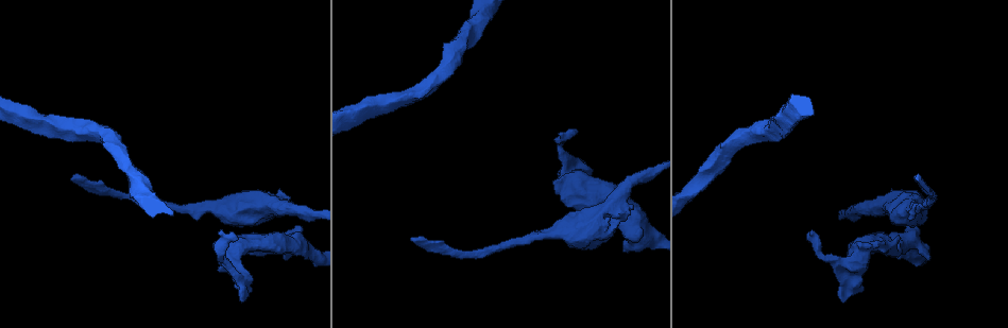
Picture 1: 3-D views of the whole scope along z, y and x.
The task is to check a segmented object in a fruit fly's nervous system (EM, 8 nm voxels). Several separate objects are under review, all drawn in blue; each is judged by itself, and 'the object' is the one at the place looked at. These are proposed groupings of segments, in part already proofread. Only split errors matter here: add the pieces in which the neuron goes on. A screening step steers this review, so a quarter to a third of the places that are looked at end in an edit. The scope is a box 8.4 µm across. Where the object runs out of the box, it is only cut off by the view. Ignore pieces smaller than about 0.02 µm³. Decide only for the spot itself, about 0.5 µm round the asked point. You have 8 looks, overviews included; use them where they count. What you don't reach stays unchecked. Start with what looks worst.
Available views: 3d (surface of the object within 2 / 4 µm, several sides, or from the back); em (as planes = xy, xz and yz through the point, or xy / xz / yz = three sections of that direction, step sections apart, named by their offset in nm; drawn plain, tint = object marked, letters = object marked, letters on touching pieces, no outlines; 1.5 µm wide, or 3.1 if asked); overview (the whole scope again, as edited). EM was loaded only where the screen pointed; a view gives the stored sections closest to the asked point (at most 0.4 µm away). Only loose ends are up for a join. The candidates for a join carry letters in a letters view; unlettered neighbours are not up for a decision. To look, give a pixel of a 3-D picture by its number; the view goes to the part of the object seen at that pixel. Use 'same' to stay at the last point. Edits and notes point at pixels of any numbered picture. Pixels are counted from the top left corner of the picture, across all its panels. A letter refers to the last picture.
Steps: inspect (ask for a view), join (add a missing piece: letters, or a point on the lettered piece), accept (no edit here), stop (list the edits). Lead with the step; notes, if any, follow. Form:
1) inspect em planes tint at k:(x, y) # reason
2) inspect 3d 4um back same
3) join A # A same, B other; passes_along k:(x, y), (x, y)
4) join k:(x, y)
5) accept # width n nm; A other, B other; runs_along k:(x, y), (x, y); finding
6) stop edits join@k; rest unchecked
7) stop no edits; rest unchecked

inspect em planes letters at 1:(237, 239) # an open end

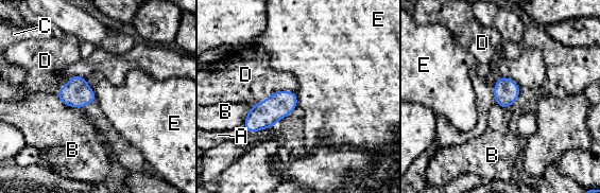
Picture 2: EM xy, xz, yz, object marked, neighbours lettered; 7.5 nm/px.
join 2:(247, 76) # A other, B other, C other, D same, E other; passes_along 2:(264, 115), (275, 92), (247, 76); the neuron continues

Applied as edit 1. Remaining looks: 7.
inspect em planes letters at 1:(242, 299) # free end

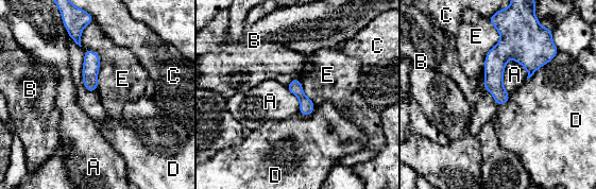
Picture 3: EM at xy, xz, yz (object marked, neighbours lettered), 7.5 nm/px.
accept # longest_contact E 480 nm; A other, B other, C other, D other, E other; no lettered piece goes on from it

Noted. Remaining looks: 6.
stop edits join@2; rest unchecked

